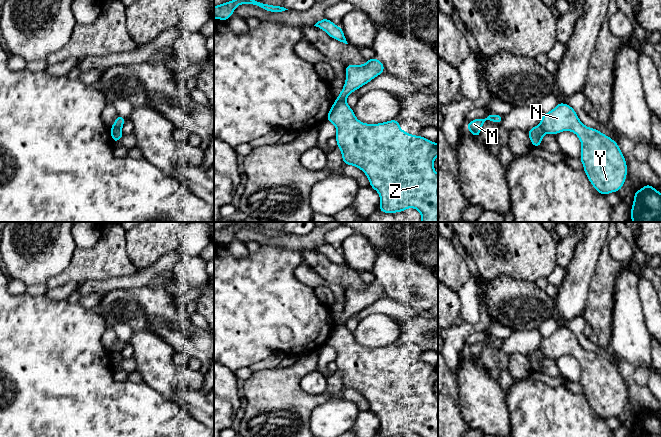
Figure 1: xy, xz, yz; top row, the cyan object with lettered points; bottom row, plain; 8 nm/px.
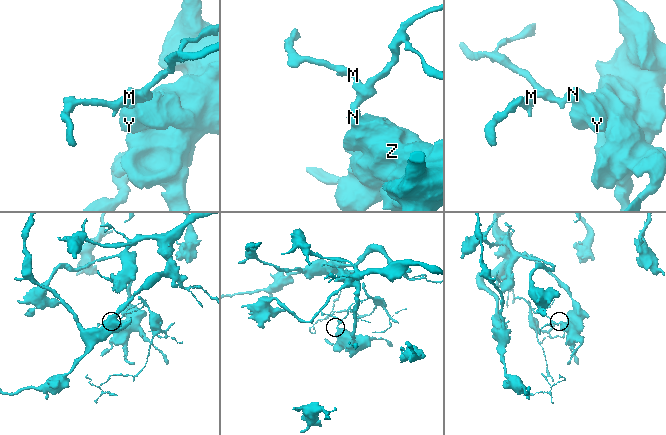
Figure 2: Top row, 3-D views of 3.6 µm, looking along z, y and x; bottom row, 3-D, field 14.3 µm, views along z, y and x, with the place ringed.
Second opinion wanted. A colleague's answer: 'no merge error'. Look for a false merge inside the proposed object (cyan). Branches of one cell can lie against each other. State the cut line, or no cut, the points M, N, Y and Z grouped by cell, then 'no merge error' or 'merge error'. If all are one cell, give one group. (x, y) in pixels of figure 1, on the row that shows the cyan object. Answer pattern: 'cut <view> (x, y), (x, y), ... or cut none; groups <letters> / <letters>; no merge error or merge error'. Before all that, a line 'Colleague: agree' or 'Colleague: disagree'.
Colleague: disagree
cut xy (111, 127), (120, 128); groups M / N Y Z; merge error

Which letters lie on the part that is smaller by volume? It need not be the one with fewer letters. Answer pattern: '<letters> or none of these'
M

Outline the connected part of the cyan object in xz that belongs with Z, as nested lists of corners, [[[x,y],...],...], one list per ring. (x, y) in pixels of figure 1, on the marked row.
[[[335,101],[328,112],[326,121],[336,126],[337,146],[341,149],[344,165],[354,165],[361,169],[369,179],[370,187],[380,195],[378,209],[383,213],[397,213],[412,207],[421,215],[421,222],[438,222],[438,174],[434,171],[433,162],[438,155],[438,144],[421,135],[414,136],[399,128],[400,121],[390,120],[379,124],[360,122],[354,110],[346,101]]]

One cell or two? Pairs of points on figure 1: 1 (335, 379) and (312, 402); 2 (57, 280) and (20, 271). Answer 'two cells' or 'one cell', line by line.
1: two cells
2: two cells

